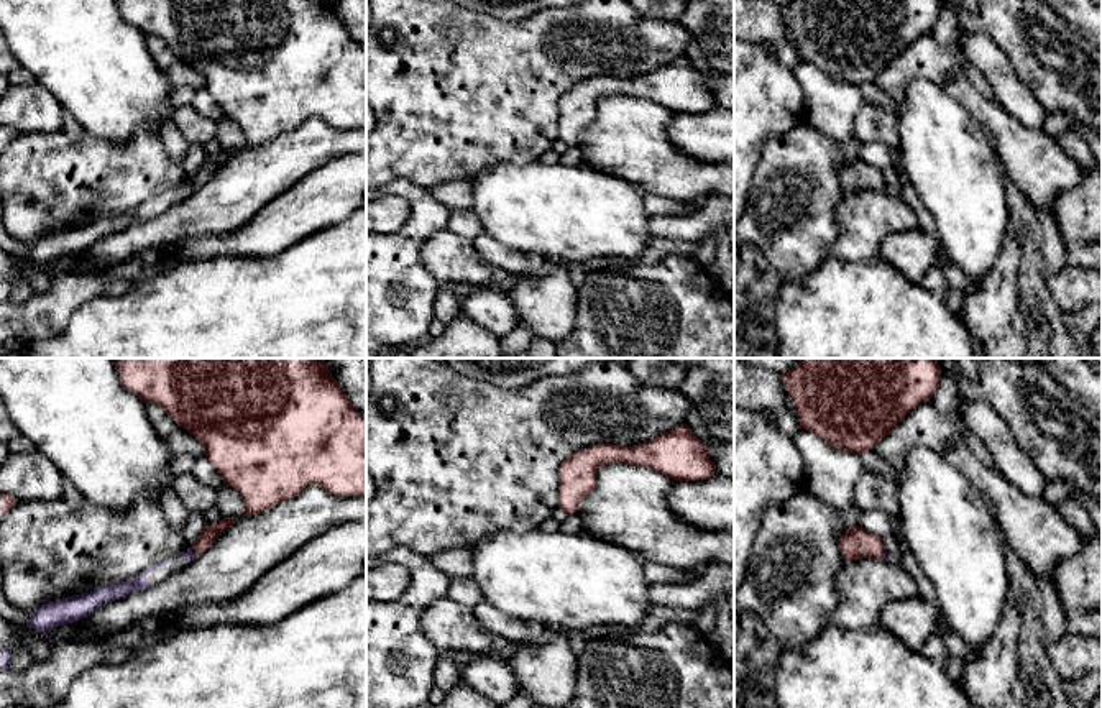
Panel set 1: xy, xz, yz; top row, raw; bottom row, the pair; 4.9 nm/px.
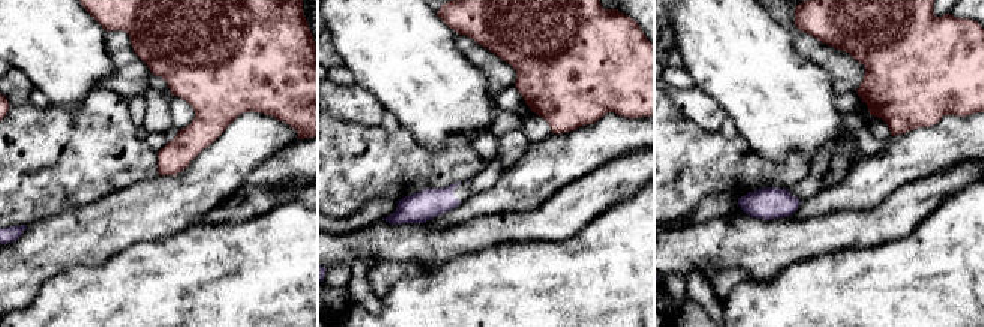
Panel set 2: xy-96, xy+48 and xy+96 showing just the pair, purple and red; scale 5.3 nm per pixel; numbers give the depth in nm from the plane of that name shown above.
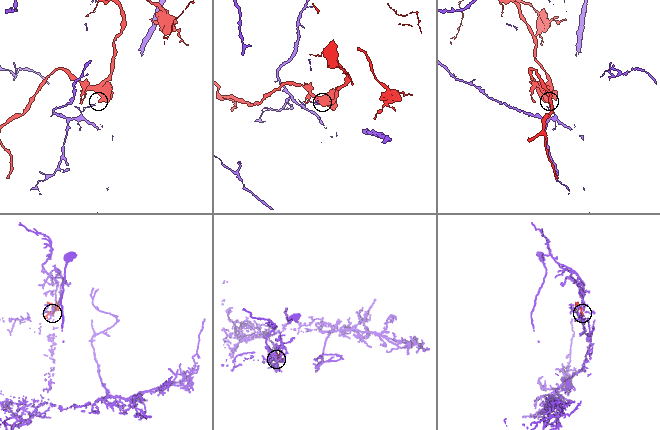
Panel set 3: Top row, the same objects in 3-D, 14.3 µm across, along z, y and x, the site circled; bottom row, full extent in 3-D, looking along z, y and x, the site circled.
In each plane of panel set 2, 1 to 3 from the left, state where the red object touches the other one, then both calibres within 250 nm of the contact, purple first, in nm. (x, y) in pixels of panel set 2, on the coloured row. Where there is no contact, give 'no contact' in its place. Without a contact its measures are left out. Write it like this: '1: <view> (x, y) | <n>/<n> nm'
1: no contact
2: no contact
3: no contact

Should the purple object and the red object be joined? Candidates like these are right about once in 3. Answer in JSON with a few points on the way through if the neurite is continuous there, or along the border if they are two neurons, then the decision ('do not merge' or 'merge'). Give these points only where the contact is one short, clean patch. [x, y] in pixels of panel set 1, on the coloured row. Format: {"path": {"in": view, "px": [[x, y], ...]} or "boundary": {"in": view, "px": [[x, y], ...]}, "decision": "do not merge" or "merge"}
{"boundary": {"in": "yz", "px": [[886, 547], [882, 557]]}, "decision": "do not merge"}

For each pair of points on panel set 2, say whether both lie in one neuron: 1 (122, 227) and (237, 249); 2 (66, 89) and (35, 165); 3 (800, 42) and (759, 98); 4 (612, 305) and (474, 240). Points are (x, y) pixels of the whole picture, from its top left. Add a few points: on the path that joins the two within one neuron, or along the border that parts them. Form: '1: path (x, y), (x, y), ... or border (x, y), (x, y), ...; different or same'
1: border (201, 221), (177, 233), (135, 243); different
2: border (90, 92), (74, 108), (60, 108), (50, 104); different
3: border (792, 35), (795, 48), (824, 69); different
4: border (524, 242), (504, 242), (462, 254), (456, 258); different

